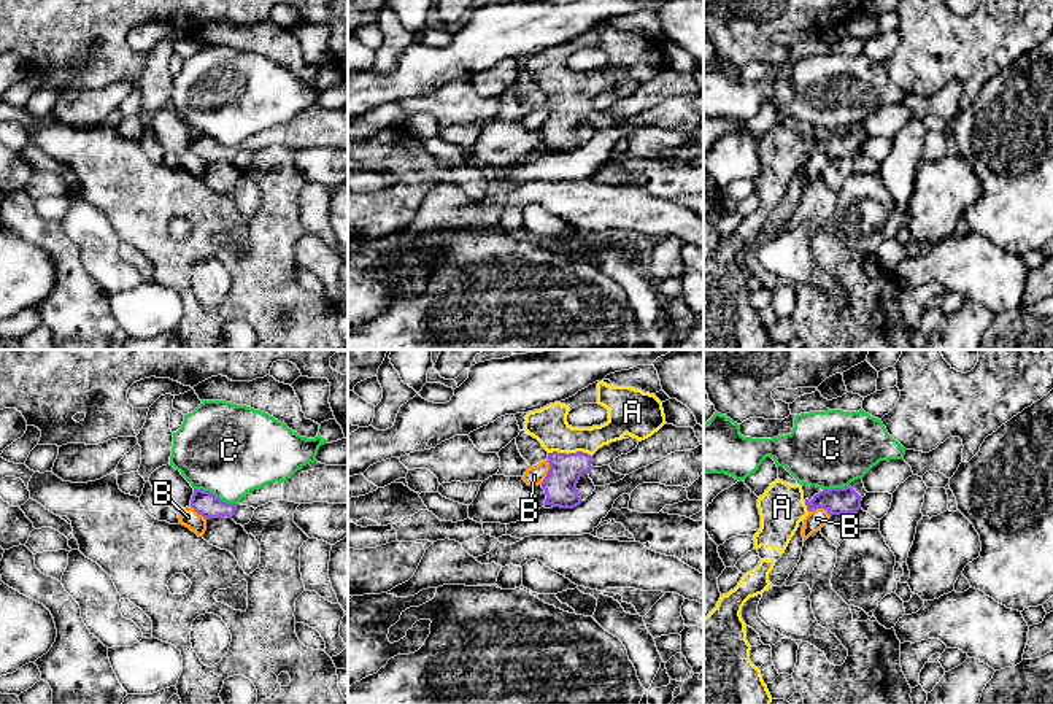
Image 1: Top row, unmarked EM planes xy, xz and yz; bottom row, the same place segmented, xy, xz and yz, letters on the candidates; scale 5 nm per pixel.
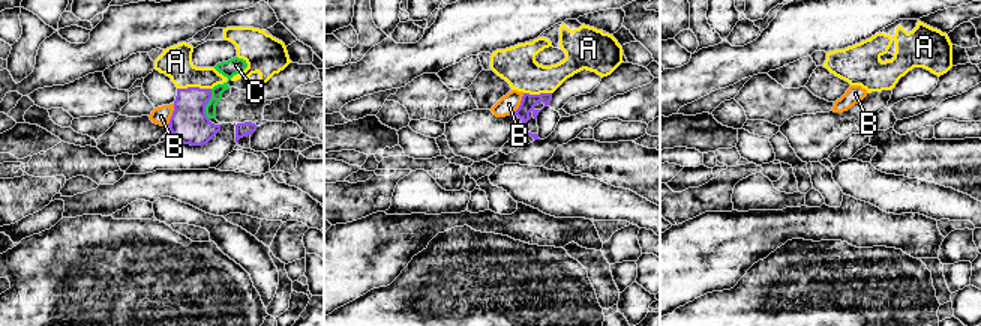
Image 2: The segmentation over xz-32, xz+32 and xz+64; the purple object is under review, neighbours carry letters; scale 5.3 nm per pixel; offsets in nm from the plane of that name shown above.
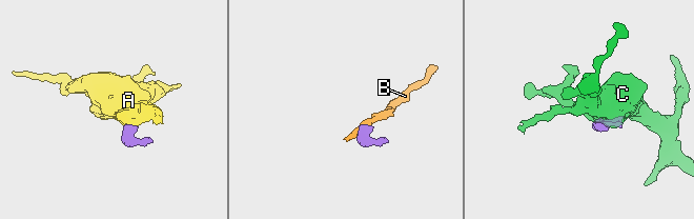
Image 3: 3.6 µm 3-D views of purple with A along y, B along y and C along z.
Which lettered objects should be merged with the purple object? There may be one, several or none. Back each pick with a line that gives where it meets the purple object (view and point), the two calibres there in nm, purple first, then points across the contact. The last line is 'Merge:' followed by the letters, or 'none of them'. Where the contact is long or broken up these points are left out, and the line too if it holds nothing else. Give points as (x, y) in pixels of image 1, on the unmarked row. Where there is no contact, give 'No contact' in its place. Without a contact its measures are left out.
A: Touches purple at xz (570, 97). Thickness 170 nm (purple) against 190 nm. Path across: xz (559, 129), (570, 97), (548, 69)
Merge: A

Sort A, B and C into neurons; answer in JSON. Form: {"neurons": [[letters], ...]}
{"neurons": [["A"], ["B"], ["C"]]}

